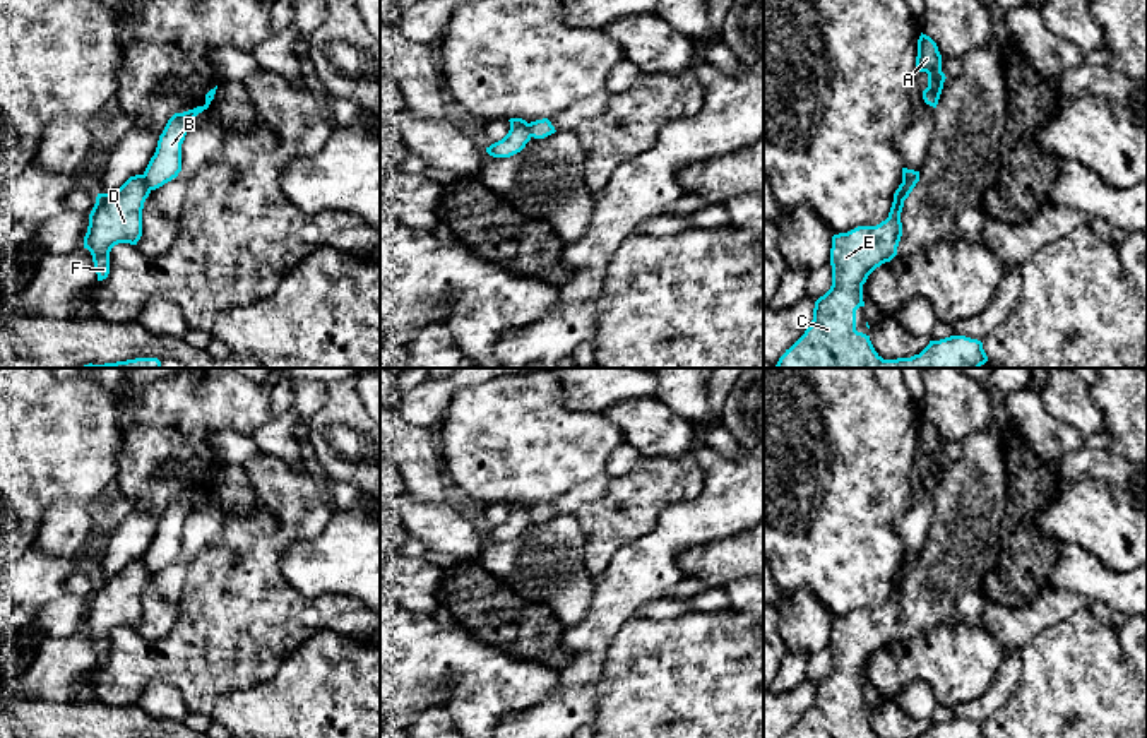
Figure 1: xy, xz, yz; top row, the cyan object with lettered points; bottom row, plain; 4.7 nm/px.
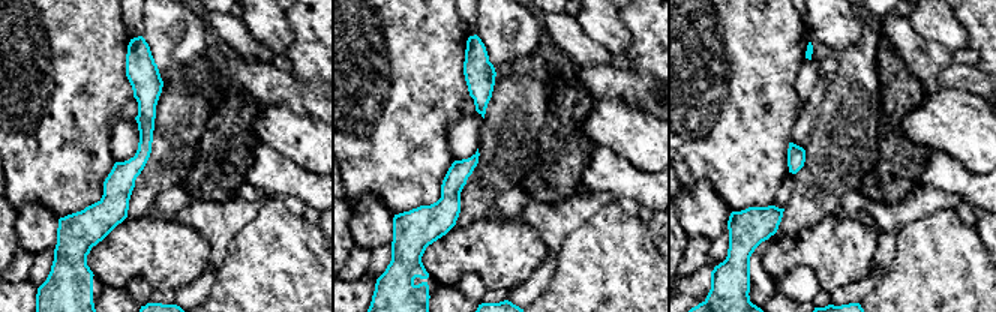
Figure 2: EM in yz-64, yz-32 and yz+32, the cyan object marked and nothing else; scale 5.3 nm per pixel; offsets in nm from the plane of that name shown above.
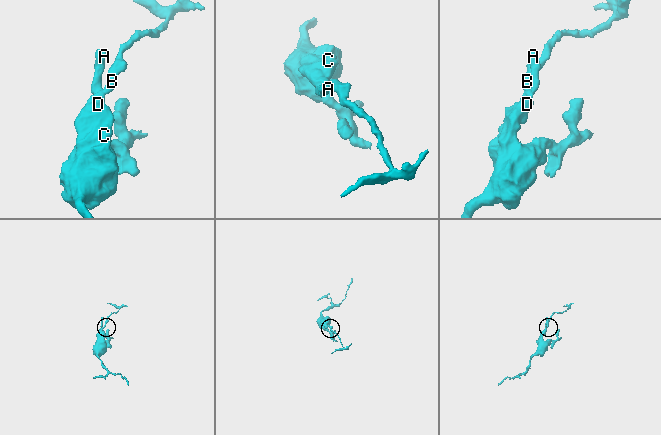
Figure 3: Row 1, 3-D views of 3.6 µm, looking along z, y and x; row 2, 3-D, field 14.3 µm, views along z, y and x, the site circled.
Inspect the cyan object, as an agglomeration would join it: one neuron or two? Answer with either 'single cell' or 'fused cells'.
fused cells

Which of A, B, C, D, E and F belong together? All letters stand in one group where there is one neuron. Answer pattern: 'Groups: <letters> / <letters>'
Groups: A C D E F / B

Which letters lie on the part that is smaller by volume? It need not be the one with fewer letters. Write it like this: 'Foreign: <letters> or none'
Foreign: B

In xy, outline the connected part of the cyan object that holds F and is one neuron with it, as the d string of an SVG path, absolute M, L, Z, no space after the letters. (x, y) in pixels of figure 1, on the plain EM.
M144 558L130 560L111 577L98 577L84 620L84 632L92 639L98 664L110 658L110 635L115 628L137 628L140 623L142 592L149 577Z

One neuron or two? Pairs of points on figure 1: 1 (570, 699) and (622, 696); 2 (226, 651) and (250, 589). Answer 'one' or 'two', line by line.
1: two
2: one

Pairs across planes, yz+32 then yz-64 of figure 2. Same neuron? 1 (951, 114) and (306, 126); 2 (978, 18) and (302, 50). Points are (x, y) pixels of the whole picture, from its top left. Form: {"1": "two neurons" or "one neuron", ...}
{"1": "one neuron", "2": "one neuron"}

